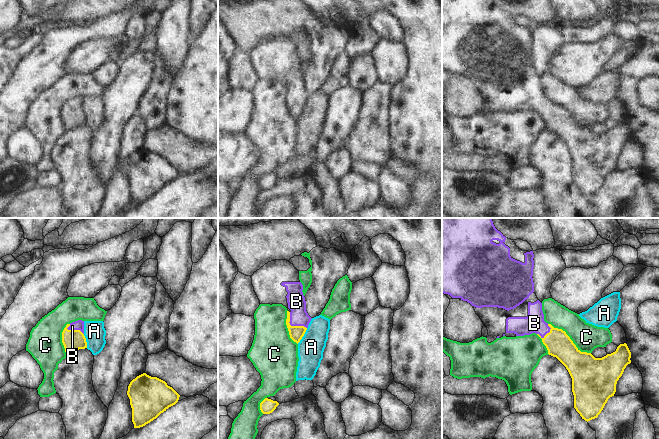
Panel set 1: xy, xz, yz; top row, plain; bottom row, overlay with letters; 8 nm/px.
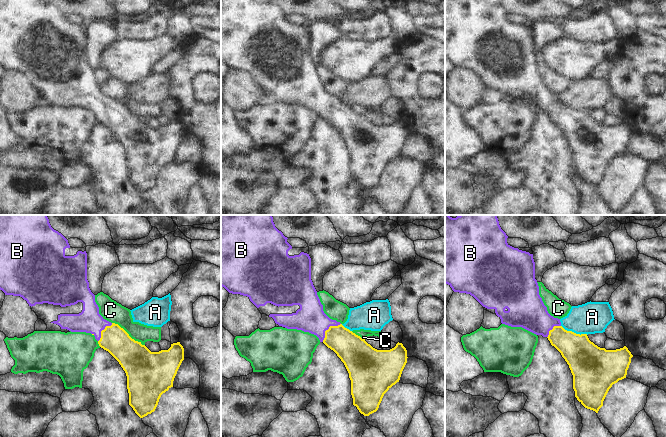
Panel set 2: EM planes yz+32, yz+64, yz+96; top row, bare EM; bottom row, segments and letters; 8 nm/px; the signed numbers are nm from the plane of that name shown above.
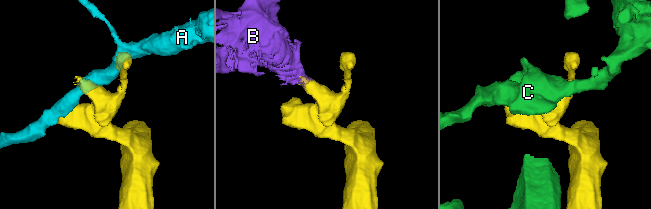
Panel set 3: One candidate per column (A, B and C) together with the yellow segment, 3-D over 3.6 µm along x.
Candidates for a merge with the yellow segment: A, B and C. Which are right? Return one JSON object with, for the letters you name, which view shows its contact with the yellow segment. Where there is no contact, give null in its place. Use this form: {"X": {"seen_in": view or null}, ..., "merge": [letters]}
{"B": {"seen_in": "xz"}, "merge": ["B"]}

